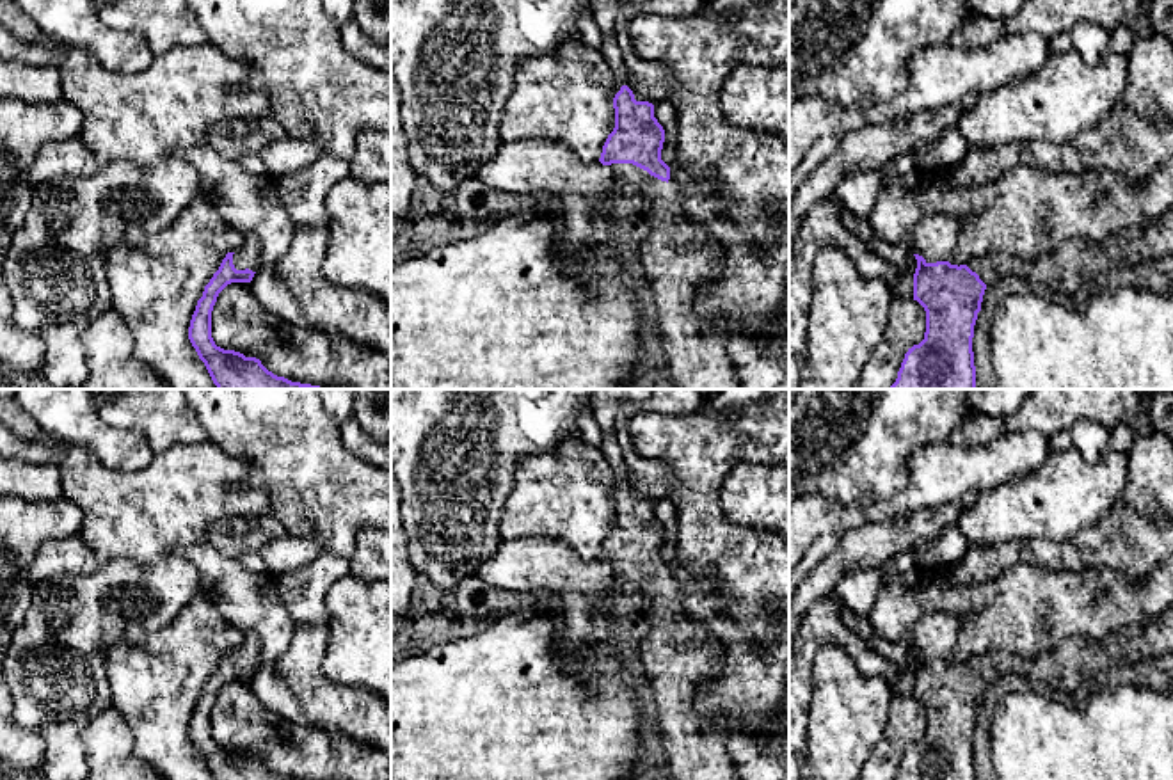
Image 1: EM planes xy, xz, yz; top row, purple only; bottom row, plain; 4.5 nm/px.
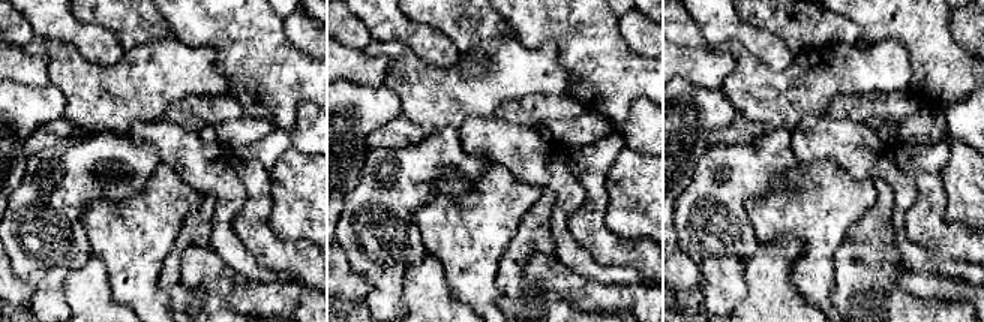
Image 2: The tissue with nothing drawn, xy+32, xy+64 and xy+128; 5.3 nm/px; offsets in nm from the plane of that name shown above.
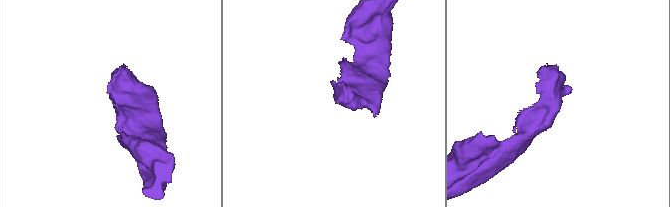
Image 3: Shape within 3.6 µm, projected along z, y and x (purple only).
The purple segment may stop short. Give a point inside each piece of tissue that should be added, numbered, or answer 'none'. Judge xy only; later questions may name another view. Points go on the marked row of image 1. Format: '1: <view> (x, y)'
1: xy (247, 256)

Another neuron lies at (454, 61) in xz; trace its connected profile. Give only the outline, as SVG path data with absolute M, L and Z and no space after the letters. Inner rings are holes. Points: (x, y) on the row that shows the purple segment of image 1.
M391 0L391 71L402 96L402 124L409 139L409 163L418 172L421 185L446 192L460 187L467 178L476 176L482 163L492 160L501 146L499 121L512 91L512 80L523 59L531 55L551 55L578 28L581 11L590 11L592 0Z

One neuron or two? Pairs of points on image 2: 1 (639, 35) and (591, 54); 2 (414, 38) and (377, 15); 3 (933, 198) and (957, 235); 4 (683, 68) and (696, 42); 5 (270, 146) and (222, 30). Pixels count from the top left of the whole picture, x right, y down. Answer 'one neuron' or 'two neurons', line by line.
1: two neurons
2: one neuron
3: one neuron
4: two neurons
5: two neurons

